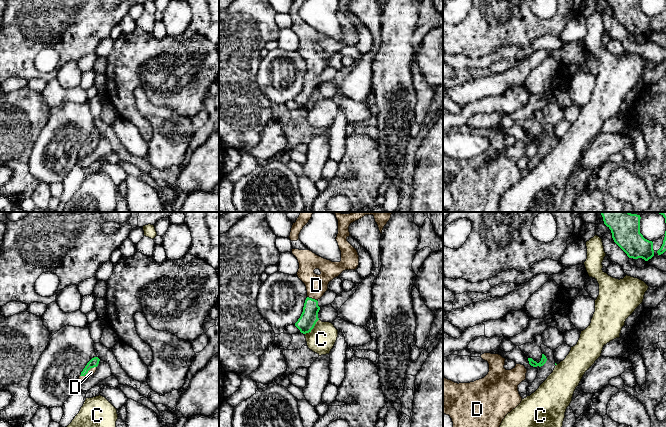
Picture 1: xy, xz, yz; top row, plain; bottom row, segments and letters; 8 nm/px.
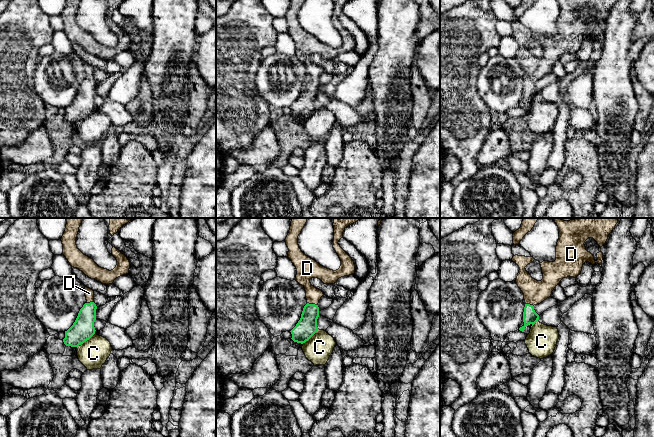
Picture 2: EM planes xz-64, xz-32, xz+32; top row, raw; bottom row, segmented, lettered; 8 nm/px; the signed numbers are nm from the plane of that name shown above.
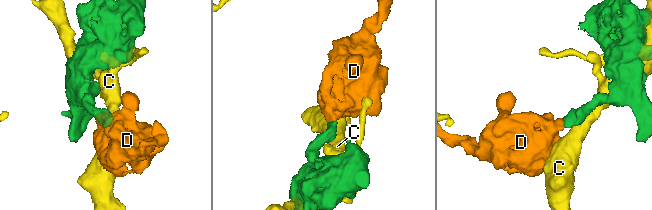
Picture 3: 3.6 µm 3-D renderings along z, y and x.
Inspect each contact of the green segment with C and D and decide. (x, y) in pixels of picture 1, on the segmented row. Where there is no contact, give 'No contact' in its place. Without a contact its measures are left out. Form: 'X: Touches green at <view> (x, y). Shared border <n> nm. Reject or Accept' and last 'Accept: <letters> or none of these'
C: Touches green at xz (312, 328). Shared border 170 nm. Reject
D: Touches green at xy (88, 370). Shared border 160 nm. Accept
Accept: D

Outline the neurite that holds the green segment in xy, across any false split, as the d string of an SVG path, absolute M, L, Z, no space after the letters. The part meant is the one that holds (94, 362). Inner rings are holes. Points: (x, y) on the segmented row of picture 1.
M94 357L87 363L85 368L81 372L81 375L79 376L79 382L83 382L90 376L94 375L94 373L97 370L99 361L100 361L100 359L98 357Z

